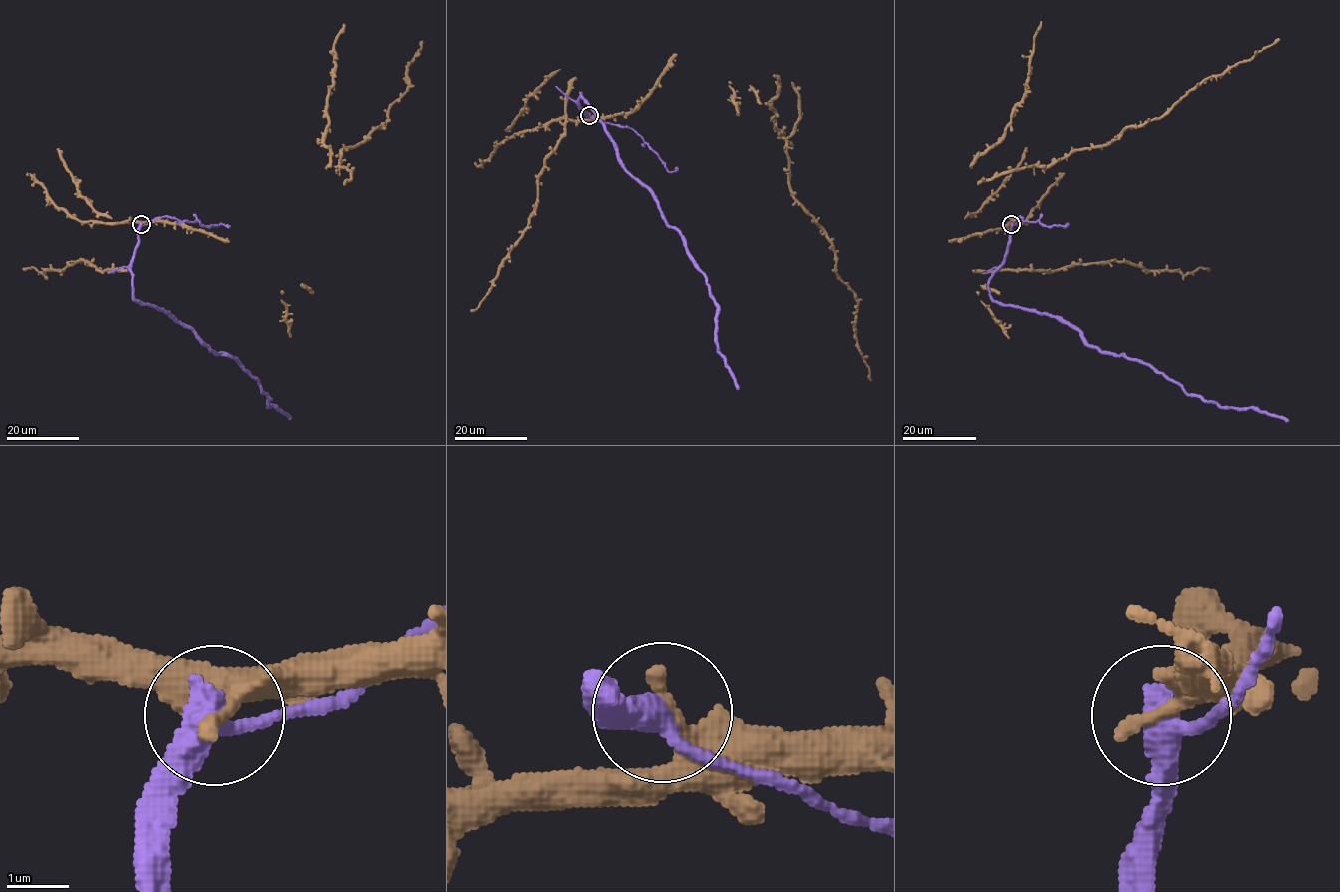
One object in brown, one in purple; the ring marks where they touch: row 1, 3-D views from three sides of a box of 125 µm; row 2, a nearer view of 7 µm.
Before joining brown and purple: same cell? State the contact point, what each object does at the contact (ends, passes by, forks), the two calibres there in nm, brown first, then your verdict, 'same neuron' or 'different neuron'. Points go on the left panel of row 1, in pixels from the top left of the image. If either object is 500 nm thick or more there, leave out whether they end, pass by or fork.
place (141, 224); brown ends; purple passes by; calibres 320 and 420 nm; different neuron

